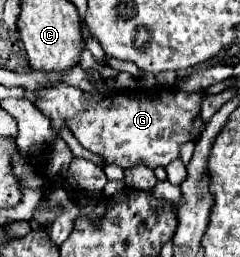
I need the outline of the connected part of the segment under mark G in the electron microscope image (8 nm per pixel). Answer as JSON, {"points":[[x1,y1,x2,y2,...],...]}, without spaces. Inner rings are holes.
{"points":[[57,83,39,89,33,105,51,119,51,127,57,135,65,125,73,137,85,149,99,155,105,165,119,165,127,171,139,163,157,169,175,161,179,147,193,139,191,127,205,95,205,91,185,93,177,89,155,89,155,99,149,99,145,93,111,93,101,101,87,101,85,91]]}

